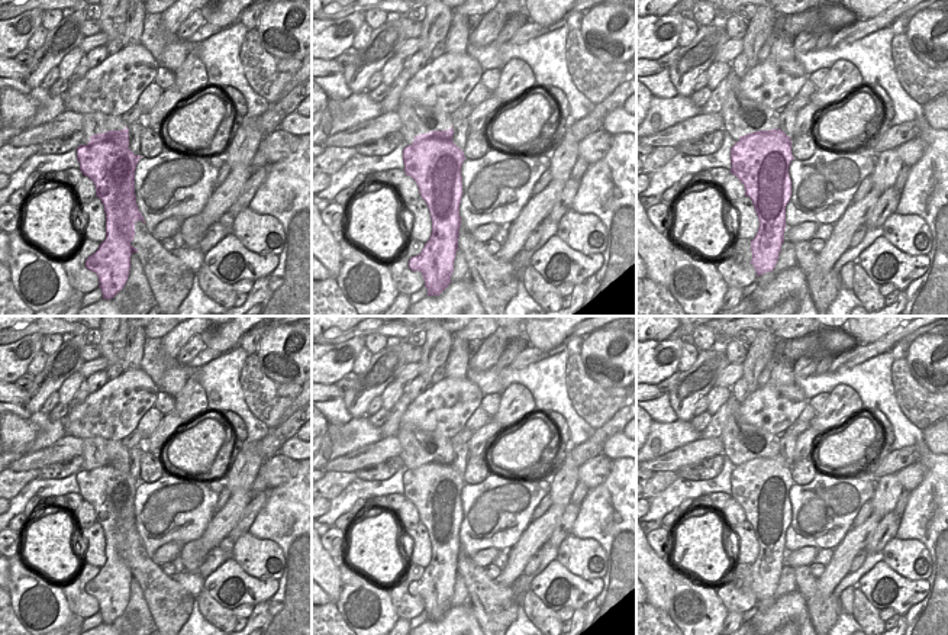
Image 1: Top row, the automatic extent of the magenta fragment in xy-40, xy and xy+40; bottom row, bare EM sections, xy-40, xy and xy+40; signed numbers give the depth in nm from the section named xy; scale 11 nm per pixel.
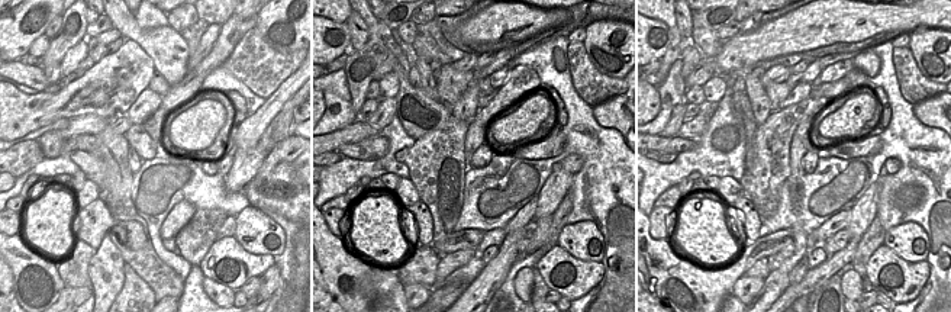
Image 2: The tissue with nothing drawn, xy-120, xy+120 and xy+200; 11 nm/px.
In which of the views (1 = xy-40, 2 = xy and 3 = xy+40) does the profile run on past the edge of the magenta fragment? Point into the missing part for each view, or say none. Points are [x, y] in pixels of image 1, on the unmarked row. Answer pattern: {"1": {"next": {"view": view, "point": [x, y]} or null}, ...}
{"1": {"next": null}, "2": {"next": null}, "3": {"next": null}}

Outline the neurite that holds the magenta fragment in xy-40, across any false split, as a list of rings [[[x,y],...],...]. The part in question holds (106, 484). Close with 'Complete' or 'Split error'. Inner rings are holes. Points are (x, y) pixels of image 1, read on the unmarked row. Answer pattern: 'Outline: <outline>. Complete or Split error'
Outline: [[[129,454],[109,455],[90,461],[86,470],[77,473],[81,497],[96,510],[96,520],[101,525],[106,538],[106,564],[99,574],[86,584],[86,593],[99,602],[103,623],[113,623],[126,609],[130,594],[130,581],[138,577],[130,570],[135,563],[135,548],[144,545],[136,529],[135,494],[142,481],[129,474]]]. Complete

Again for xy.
Outline: [[[452,451],[446,455],[422,458],[415,461],[415,465],[403,474],[404,497],[416,506],[420,522],[426,526],[432,544],[429,565],[425,568],[422,577],[409,586],[412,596],[422,597],[428,621],[439,621],[452,607],[451,600],[454,597],[455,578],[460,574],[461,491],[465,481],[464,476],[452,467],[452,461]]]. Complete

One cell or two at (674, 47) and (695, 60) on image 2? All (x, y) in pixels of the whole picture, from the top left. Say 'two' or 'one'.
two

